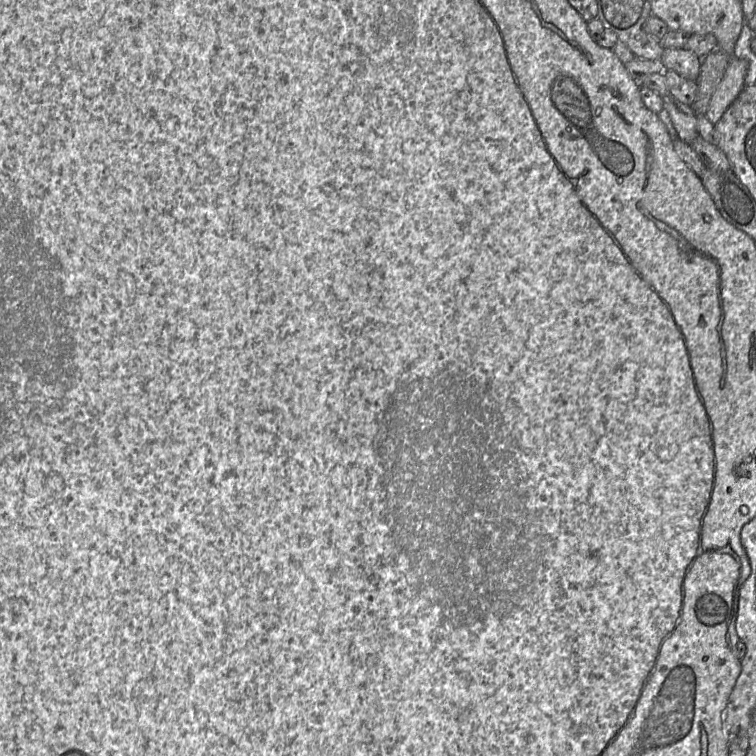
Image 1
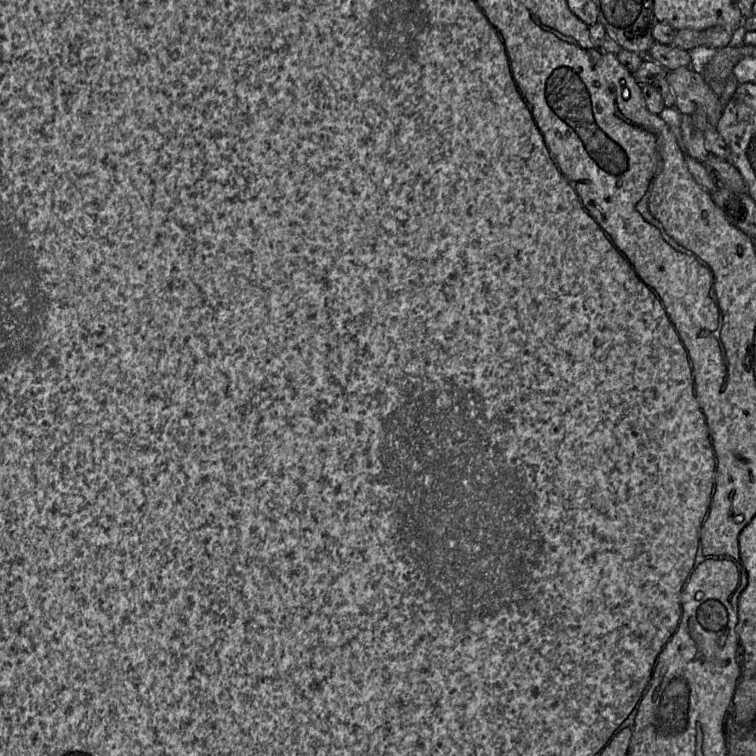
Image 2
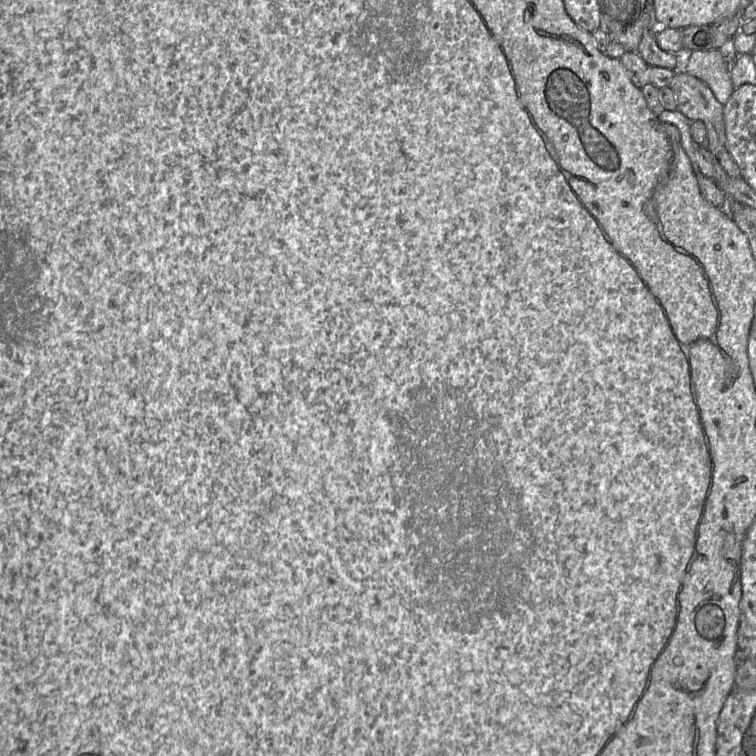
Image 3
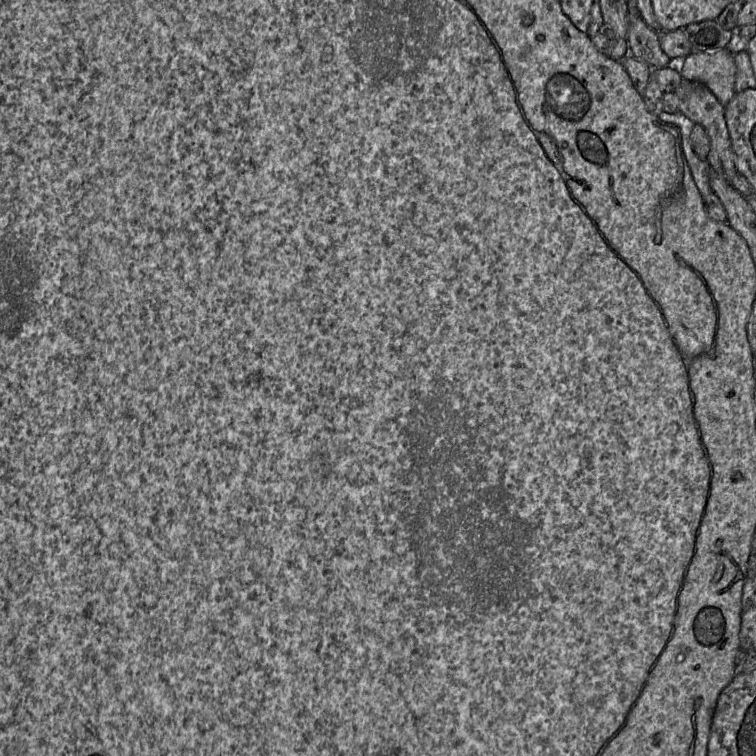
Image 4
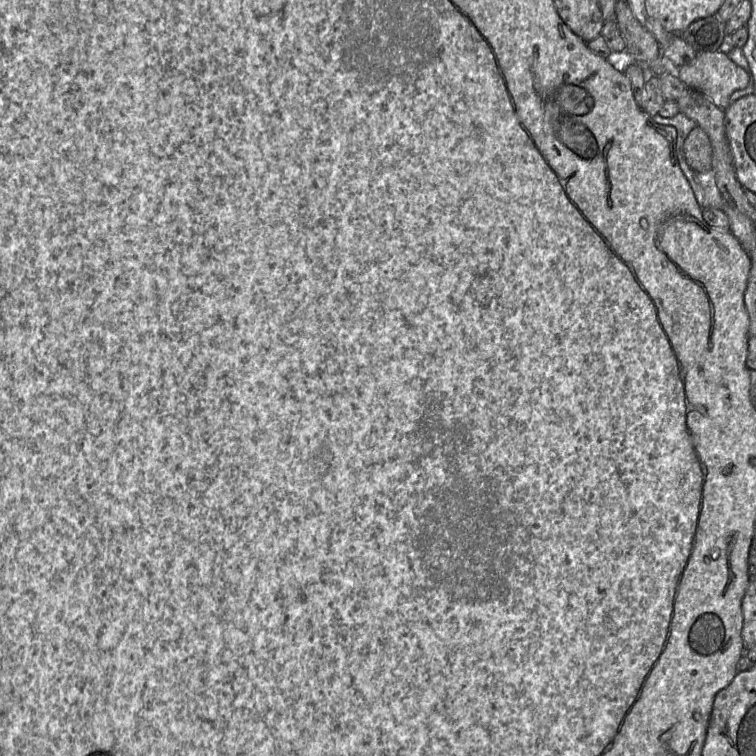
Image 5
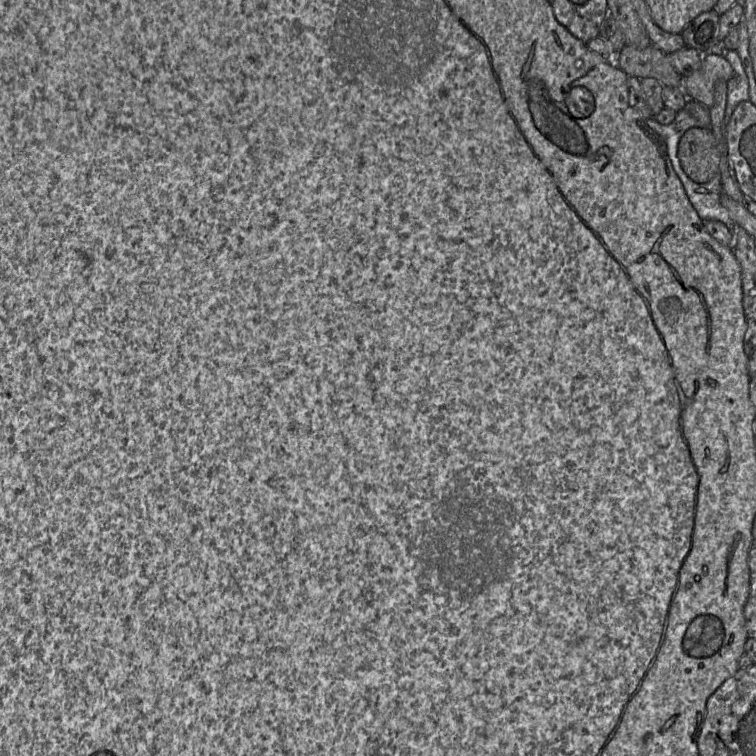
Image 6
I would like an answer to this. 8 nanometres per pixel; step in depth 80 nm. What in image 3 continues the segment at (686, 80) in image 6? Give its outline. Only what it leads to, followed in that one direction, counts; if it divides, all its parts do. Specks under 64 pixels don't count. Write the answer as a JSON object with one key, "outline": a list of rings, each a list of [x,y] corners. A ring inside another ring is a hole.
{"outline":[[[726,49],[685,50],[679,55],[683,60],[678,71],[684,71],[705,82],[716,99],[725,105],[735,89],[731,80],[729,52]]]}

